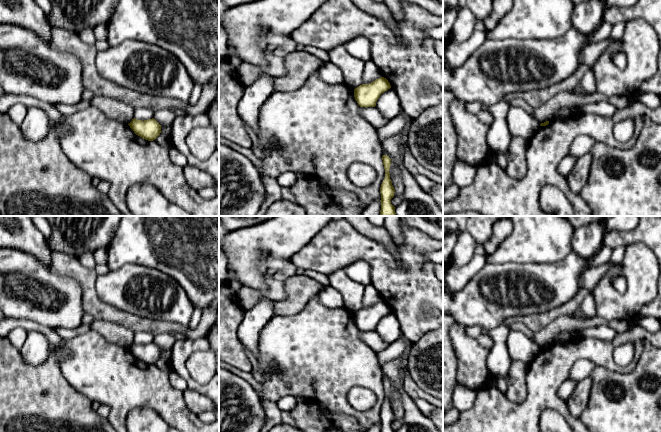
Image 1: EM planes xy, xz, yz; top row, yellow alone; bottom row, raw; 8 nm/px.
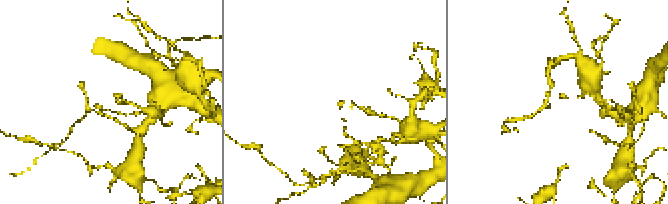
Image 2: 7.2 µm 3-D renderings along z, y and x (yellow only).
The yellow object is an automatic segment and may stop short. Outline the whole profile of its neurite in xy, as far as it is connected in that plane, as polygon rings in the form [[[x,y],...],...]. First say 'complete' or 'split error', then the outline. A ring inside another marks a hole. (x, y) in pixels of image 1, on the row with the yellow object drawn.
complete | [[[134,118],[128,125],[136,135],[148,141],[155,140],[161,133],[161,125],[154,118],[144,121]]]

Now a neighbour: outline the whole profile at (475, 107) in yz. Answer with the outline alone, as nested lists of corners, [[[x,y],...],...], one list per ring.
[[[480,101],[464,102],[465,108],[468,112],[477,115],[485,107]]]

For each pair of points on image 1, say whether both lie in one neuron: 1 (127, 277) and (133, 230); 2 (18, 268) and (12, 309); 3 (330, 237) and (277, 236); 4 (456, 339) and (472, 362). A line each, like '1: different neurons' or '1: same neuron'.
1: different neurons
2: same neuron
3: different neurons
4: same neuron

